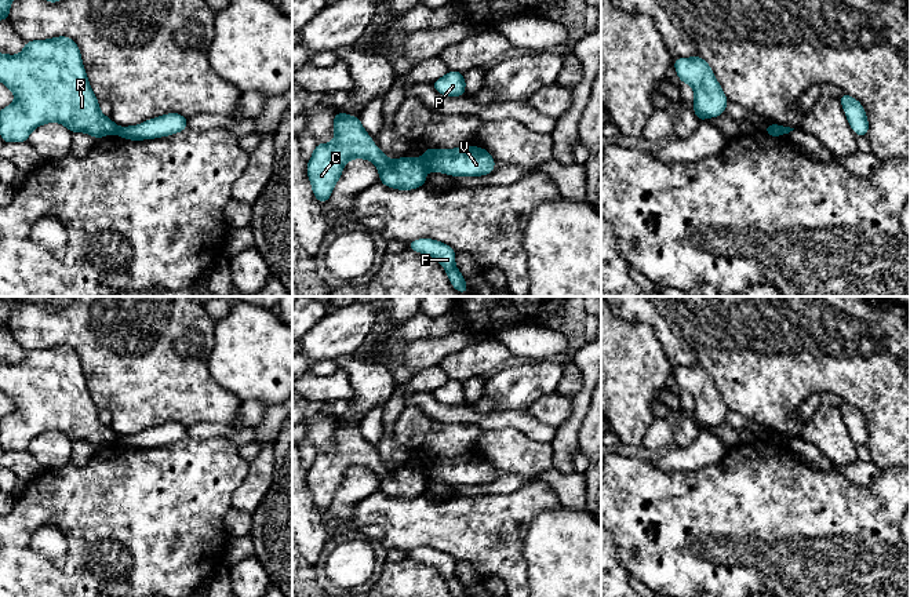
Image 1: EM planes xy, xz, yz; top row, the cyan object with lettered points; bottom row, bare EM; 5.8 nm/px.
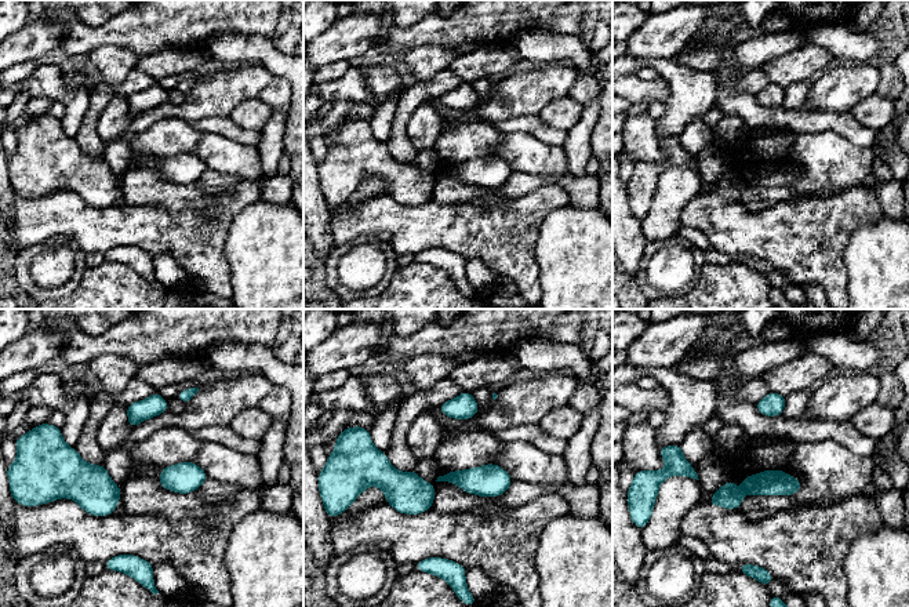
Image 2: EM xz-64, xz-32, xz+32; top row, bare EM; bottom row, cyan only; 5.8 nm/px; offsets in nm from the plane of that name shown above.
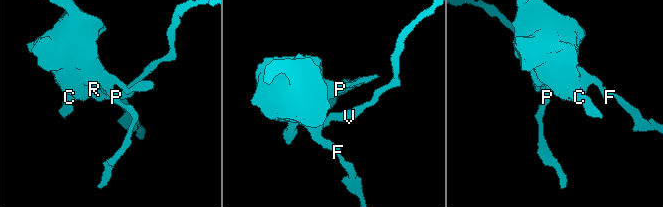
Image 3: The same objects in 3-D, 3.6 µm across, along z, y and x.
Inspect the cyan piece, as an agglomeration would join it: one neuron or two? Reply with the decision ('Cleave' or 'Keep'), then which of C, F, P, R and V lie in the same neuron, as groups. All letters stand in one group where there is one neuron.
Cleave. Groups: C F P R / V

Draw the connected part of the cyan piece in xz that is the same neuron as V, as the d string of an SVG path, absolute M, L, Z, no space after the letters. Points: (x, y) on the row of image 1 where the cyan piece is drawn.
M473 145L456 149L425 149L419 161L426 171L437 171L451 176L489 175L495 170L491 153Z

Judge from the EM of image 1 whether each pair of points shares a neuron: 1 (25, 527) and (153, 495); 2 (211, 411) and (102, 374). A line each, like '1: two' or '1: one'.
1: one
2: one

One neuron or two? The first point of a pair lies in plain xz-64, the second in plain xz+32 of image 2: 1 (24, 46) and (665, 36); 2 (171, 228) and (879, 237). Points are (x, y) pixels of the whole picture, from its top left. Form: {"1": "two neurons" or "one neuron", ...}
{"1": "one neuron", "2": "two neurons"}

